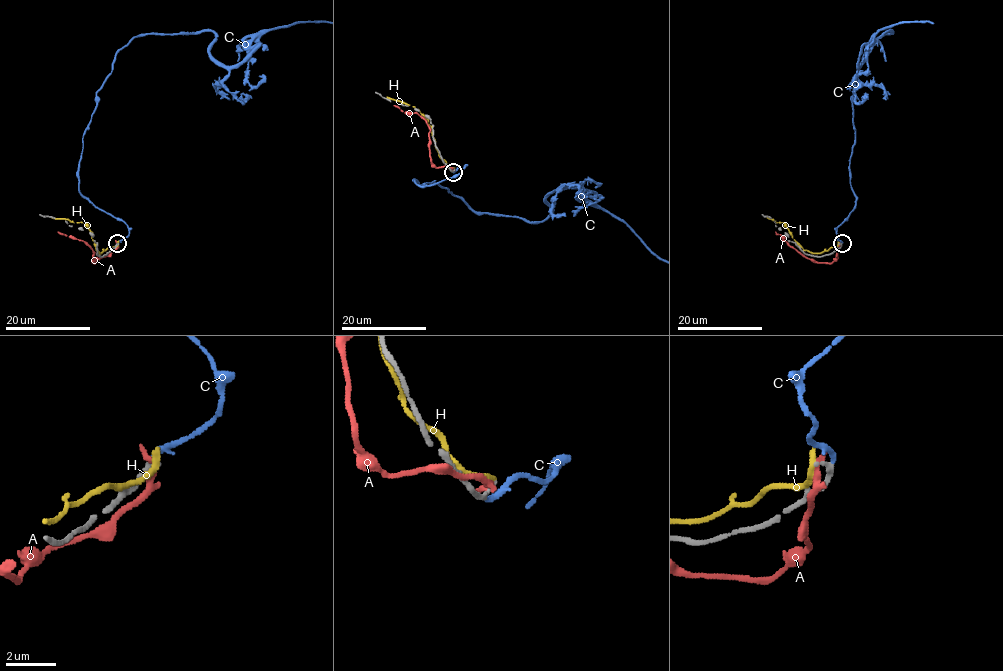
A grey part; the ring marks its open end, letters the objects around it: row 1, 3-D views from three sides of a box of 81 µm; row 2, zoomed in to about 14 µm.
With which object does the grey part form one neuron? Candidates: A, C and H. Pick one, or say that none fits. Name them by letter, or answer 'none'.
C

